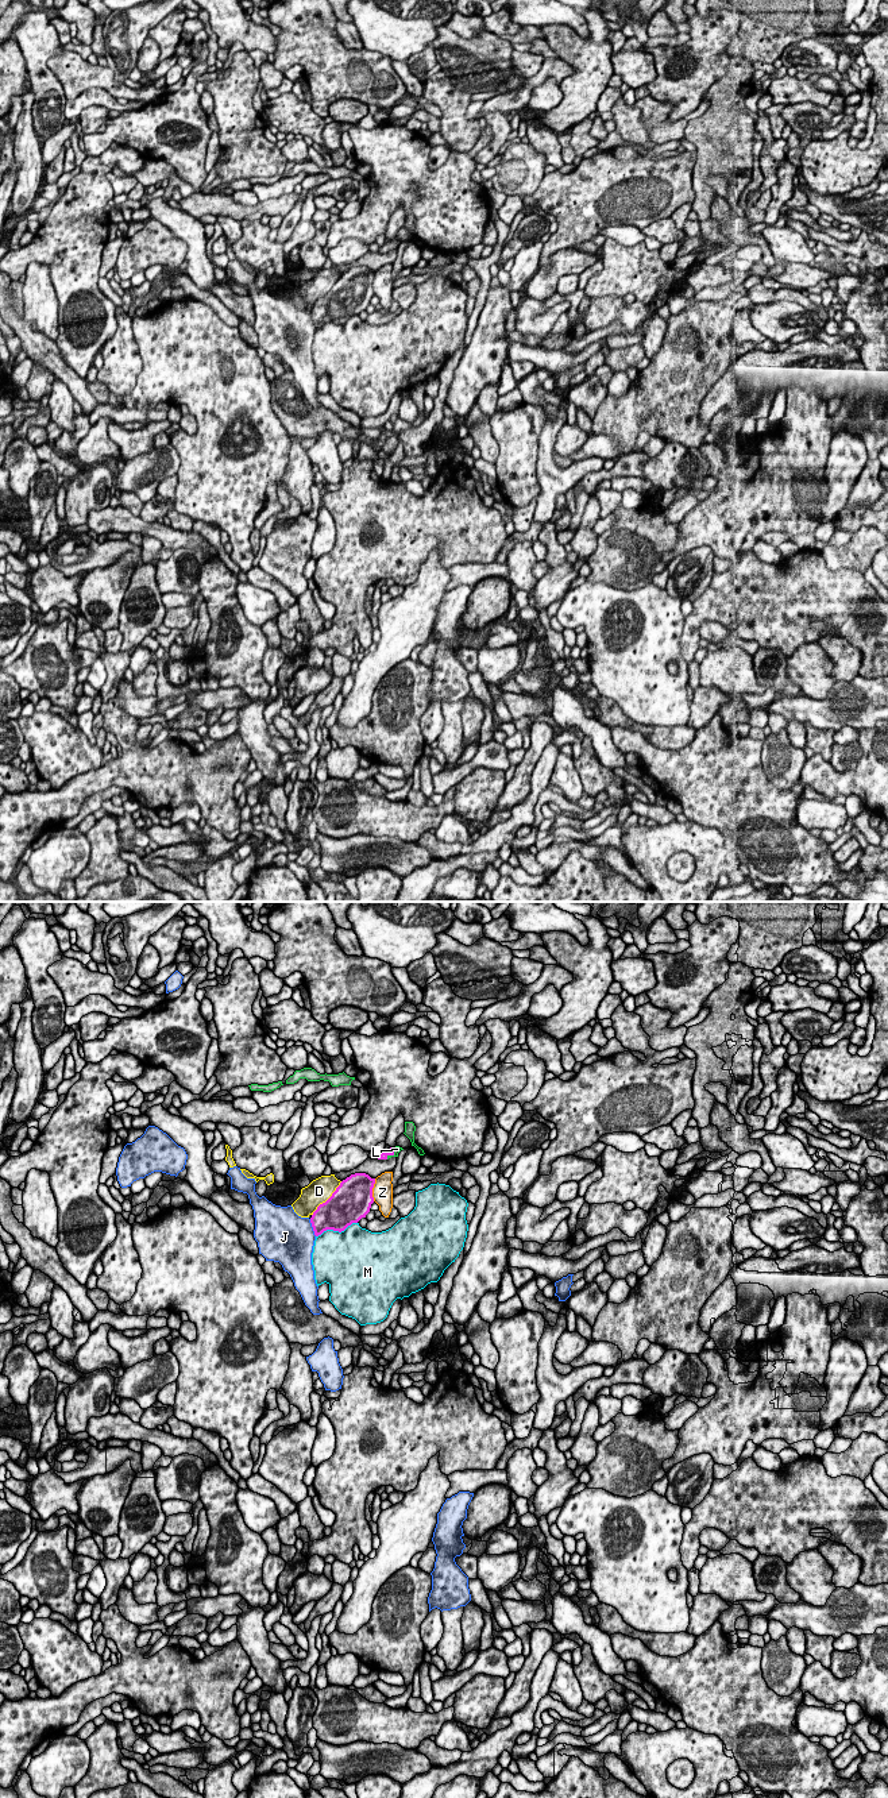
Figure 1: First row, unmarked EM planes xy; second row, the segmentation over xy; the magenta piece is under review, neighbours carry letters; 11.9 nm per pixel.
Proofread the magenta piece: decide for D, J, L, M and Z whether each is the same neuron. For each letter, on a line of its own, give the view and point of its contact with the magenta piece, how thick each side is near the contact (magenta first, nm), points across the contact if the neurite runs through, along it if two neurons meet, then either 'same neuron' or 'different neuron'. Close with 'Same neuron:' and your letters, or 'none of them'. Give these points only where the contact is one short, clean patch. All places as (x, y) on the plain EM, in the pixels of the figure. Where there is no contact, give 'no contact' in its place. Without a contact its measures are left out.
D: meets magenta in xy at (328, 292); 460 nm thick on the magenta side, 300 nm on the other; different neuron
J: meets magenta in xy at (313, 320); 340 nm thick on the magenta side, 460 nm on the other; different neuron
L: meets magenta in xy at (392, 247); 90 nm thick on the magenta side, 90 nm on the other; runs through xy (389, 244), (392, 247), (397, 242); same neuron
M: meets magenta in xy at (336, 323); 400 nm thick on the magenta side, 460 nm on the other; different neuron
Z: meets magenta in xy at (371, 282); 460 nm thick on the magenta side, 260 nm on the other; different neuron
Same neuron: L

